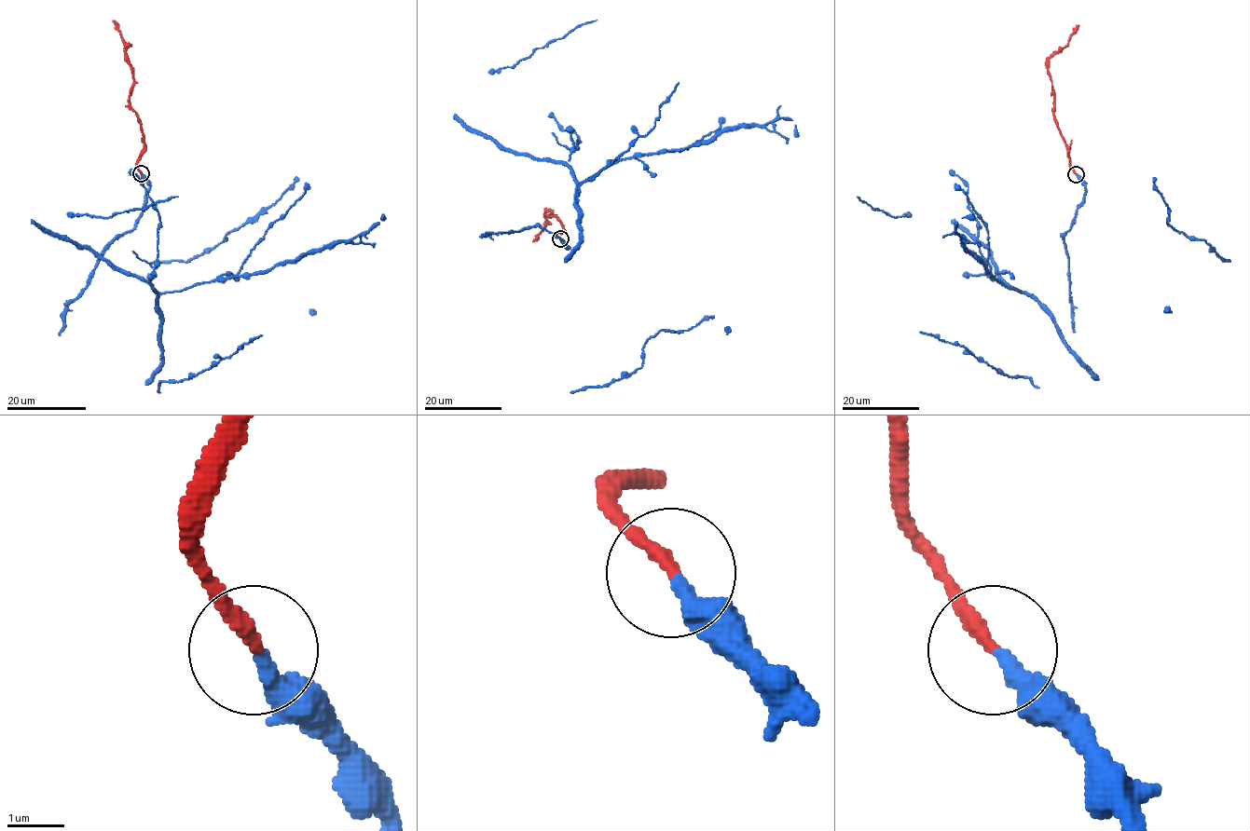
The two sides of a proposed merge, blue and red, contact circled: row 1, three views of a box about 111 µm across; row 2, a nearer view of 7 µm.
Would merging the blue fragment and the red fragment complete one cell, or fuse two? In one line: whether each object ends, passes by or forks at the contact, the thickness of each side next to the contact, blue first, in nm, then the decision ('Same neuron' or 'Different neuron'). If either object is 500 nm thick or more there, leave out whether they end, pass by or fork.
At the ring blue ends. At the ring red ends. Thickness 280 nm (blue) against 260 nm. Same neuron

